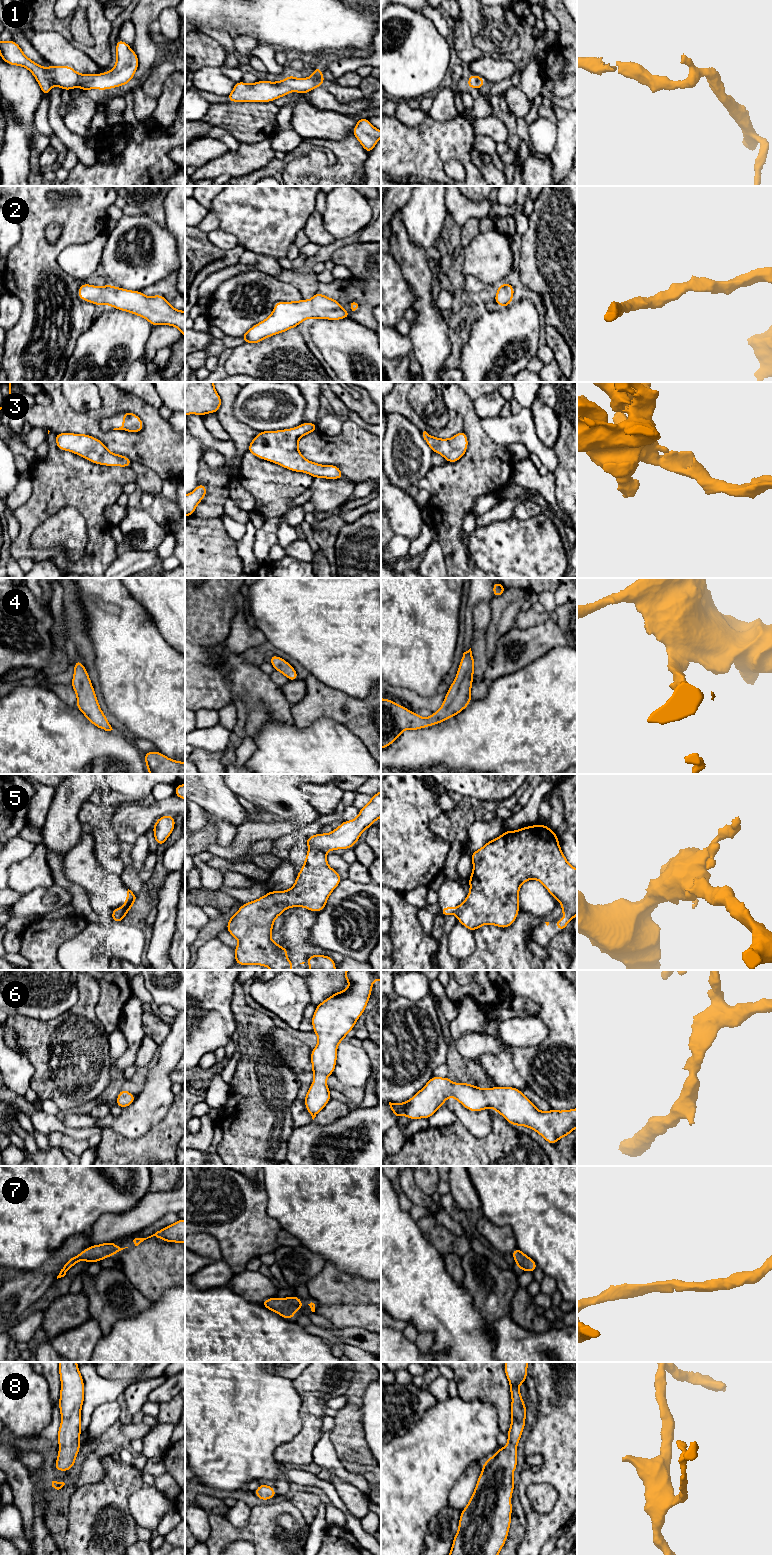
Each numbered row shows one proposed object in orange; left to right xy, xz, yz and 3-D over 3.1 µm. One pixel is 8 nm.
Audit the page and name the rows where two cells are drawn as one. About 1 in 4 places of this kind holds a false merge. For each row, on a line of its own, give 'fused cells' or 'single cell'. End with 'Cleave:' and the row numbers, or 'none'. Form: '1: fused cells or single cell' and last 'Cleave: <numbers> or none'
1: single cell
2: single cell
3: single cell
4: single cell
5: fused cells
6: single cell
7: single cell
8: single cell
Cleave: 5

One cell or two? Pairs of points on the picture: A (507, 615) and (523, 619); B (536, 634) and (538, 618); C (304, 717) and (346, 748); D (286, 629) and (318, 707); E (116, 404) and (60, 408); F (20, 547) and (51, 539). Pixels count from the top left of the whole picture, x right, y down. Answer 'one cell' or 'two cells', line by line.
A: two cells
B: two cells
C: two cells
D: two cells
E: one cell
F: two cells

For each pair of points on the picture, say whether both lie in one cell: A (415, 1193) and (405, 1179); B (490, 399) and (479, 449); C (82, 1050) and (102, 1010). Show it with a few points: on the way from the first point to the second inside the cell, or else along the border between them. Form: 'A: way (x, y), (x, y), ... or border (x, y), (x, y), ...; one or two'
A: way (412, 1190), (407, 1182); one
B: border (473, 400), (473, 410), (479, 419); two
C: border (99, 995), (95, 1007), (95, 1015), (108, 1033); two

